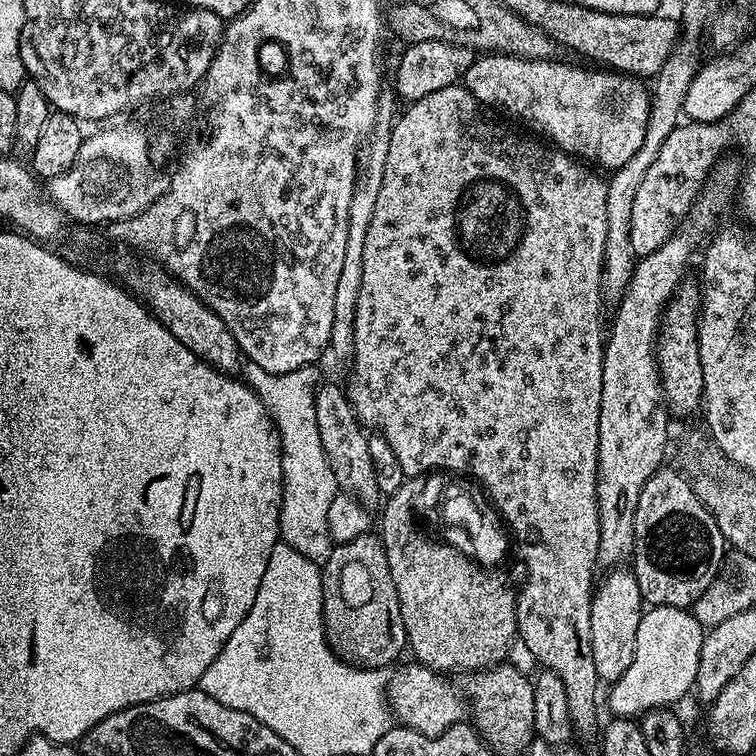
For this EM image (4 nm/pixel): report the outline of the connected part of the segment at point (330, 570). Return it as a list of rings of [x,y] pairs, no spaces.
[[[367,532],[350,542],[336,544],[330,558],[322,566],[324,577],[324,630],[332,651],[342,660],[362,668],[387,669],[387,664],[395,665],[403,652],[408,648],[406,626],[402,622],[402,610],[394,578],[388,569],[384,542],[379,535]]]

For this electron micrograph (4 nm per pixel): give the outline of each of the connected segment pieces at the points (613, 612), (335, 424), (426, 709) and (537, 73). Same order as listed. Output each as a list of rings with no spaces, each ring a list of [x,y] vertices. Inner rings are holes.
[[[620,570],[609,571],[612,573],[605,578],[604,585],[601,588],[599,585],[598,591],[593,595],[590,610],[590,646],[594,654],[594,666],[597,677],[606,682],[621,678],[634,661],[635,638],[638,637],[642,615],[642,597],[638,590],[636,573],[631,570],[616,571]]]
[[[322,384],[316,391],[315,417],[318,421],[322,446],[334,472],[337,487],[343,492],[358,497],[364,504],[375,505],[374,502],[381,499],[382,489],[377,482],[377,475],[374,474],[374,466],[370,459],[369,435],[358,420],[345,389],[341,385],[339,387],[336,384]]]
[[[411,662],[405,668],[397,667],[393,676],[386,680],[388,707],[395,719],[405,728],[413,728],[424,736],[440,736],[448,728],[461,723],[466,716],[466,700],[451,684],[451,679],[441,673],[424,667],[419,662]]]
[[[480,54],[464,71],[462,83],[481,105],[493,104],[525,120],[561,152],[601,169],[621,168],[638,154],[642,138],[646,138],[650,96],[647,91],[644,93],[645,81],[617,70],[601,70],[596,66],[579,68],[561,60]]]

